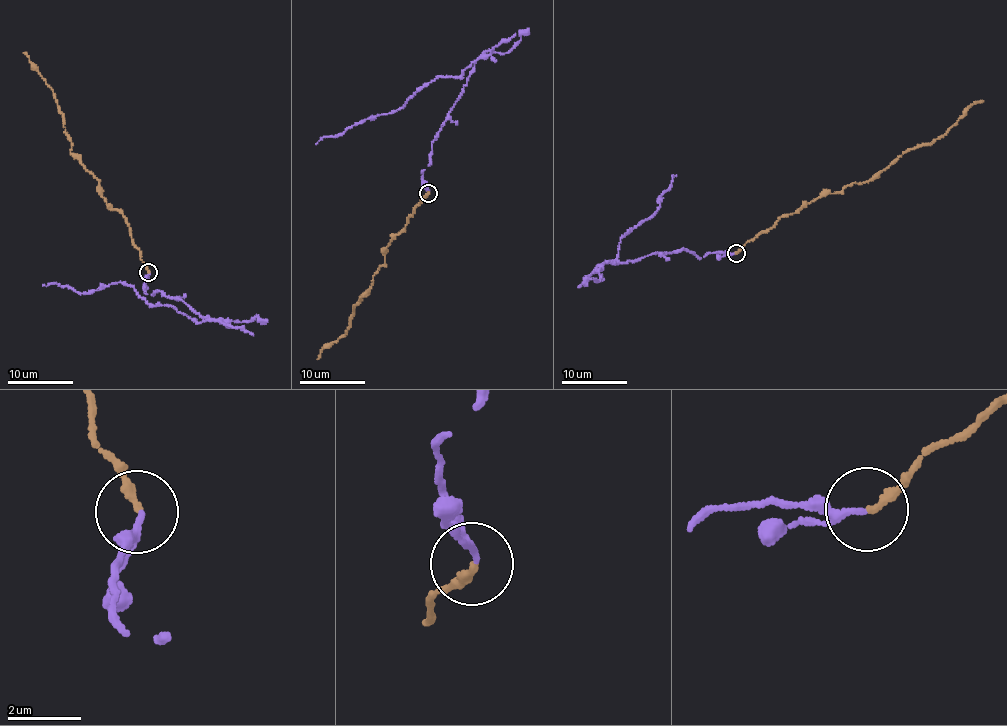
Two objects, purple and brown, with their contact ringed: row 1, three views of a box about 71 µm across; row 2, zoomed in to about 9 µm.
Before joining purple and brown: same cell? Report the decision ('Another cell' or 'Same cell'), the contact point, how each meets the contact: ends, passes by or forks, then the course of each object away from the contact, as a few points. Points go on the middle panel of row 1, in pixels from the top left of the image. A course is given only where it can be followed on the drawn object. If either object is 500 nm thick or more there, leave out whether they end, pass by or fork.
Same cell. Place: (428, 193). At the ring purple passes by. At the ring brown ends. Course of purple: (429, 193), (421, 172), (473, 62), (458, 77), (423, 84), (405, 106), (355, 123), (316, 144). Course of brown: (428, 193), (392, 240), (385, 253), (385, 265), (352, 311), (347, 334), (322, 348), (317, 359)

